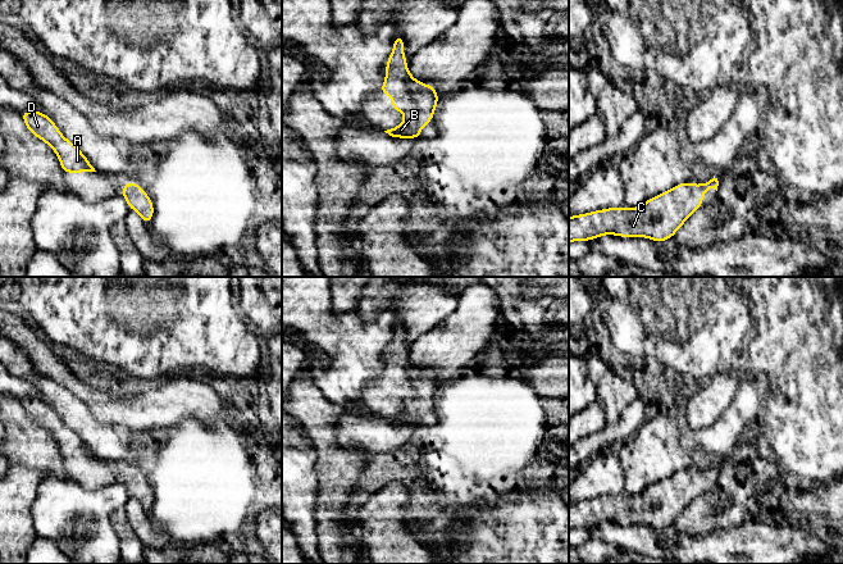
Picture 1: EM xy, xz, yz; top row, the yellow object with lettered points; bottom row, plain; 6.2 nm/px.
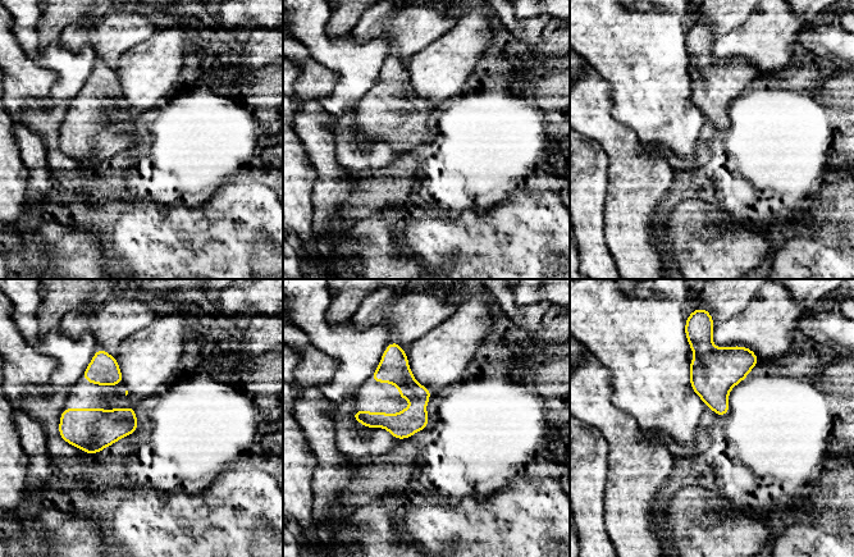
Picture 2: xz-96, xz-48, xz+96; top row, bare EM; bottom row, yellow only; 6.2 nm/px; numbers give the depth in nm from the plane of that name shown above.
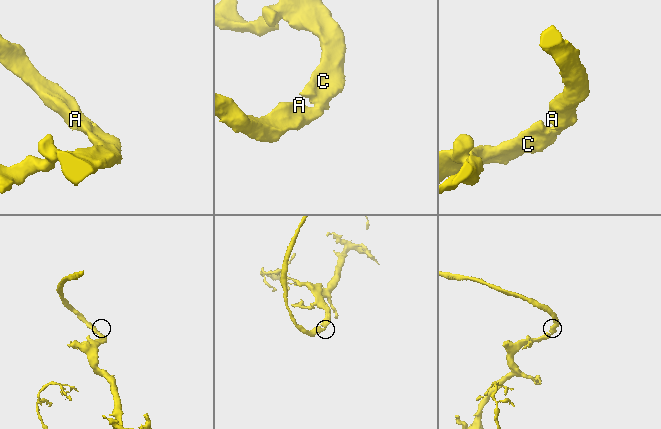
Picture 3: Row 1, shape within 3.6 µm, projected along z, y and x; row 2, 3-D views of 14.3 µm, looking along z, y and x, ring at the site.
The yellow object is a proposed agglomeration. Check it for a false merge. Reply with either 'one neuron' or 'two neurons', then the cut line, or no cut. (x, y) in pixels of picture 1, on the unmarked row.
one neuron | no cut

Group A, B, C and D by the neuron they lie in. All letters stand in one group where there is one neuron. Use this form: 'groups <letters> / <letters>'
groups A B C D

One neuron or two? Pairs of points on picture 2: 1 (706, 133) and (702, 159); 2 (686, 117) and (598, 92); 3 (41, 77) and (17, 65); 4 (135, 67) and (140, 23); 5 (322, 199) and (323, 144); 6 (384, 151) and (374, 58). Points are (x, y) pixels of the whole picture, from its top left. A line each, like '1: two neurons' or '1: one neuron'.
1: one neuron
2: two neurons
3: one neuron
4: two neurons
5: one neuron
6: two neurons

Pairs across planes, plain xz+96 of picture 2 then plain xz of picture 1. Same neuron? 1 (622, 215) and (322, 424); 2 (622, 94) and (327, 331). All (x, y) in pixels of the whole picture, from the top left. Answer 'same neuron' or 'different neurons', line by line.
1: same neuron
2: same neuron

